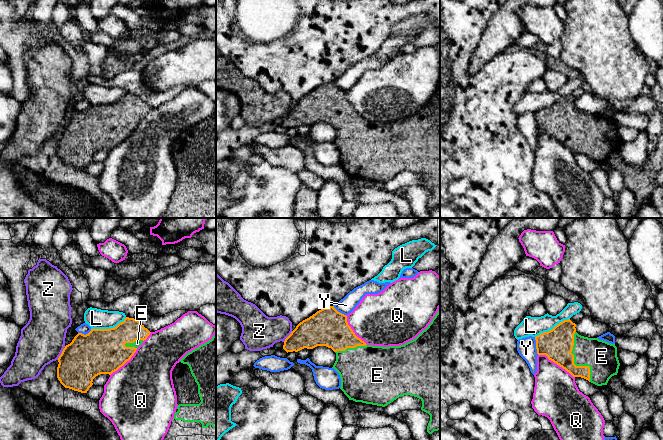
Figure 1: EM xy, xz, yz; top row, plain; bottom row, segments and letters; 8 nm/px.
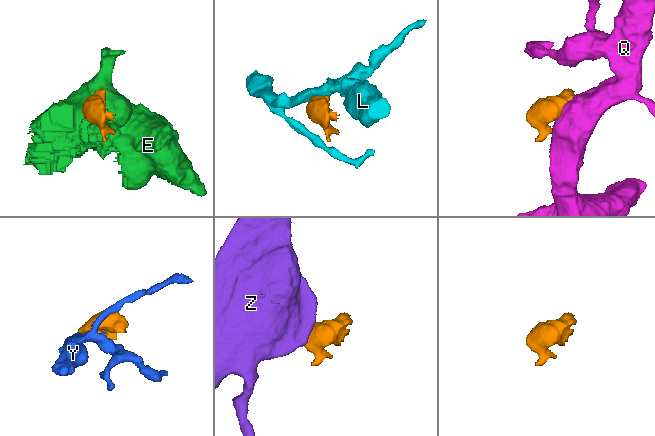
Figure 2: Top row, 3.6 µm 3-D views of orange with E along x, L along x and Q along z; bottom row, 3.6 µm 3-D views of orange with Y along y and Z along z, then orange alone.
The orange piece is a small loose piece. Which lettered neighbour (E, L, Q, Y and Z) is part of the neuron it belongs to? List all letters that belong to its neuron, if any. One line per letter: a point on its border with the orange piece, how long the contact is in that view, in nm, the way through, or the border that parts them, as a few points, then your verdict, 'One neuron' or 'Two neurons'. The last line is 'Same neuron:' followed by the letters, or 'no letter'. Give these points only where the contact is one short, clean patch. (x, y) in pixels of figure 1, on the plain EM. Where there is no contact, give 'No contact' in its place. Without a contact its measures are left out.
E: Touches orange at yz (573, 138). Shared border 420 nm. One neuron
L: Touches orange at xy (108, 105). Shared border 300 nm. Two neurons
Q: Touches orange at yz (556, 139). Shared border 340 nm. Two neurons
Y: Touches orange at yz (536, 122). Shared border 150 nm. Two neurons
Z: Touches orange at xy (61, 129). Shared border 130 nm. Boundary: xy (65, 122), (57, 135). Two neurons
Same neuron: E

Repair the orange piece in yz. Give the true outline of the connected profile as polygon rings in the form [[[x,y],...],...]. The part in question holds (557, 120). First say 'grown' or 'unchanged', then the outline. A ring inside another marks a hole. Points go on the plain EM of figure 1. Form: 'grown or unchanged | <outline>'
grown | [[[570,95],[564,96],[552,106],[535,113],[538,131],[546,131],[573,153],[581,153],[597,161],[607,161],[609,155],[617,151],[620,142],[617,123],[598,114],[588,114],[576,108],[576,100]]]

